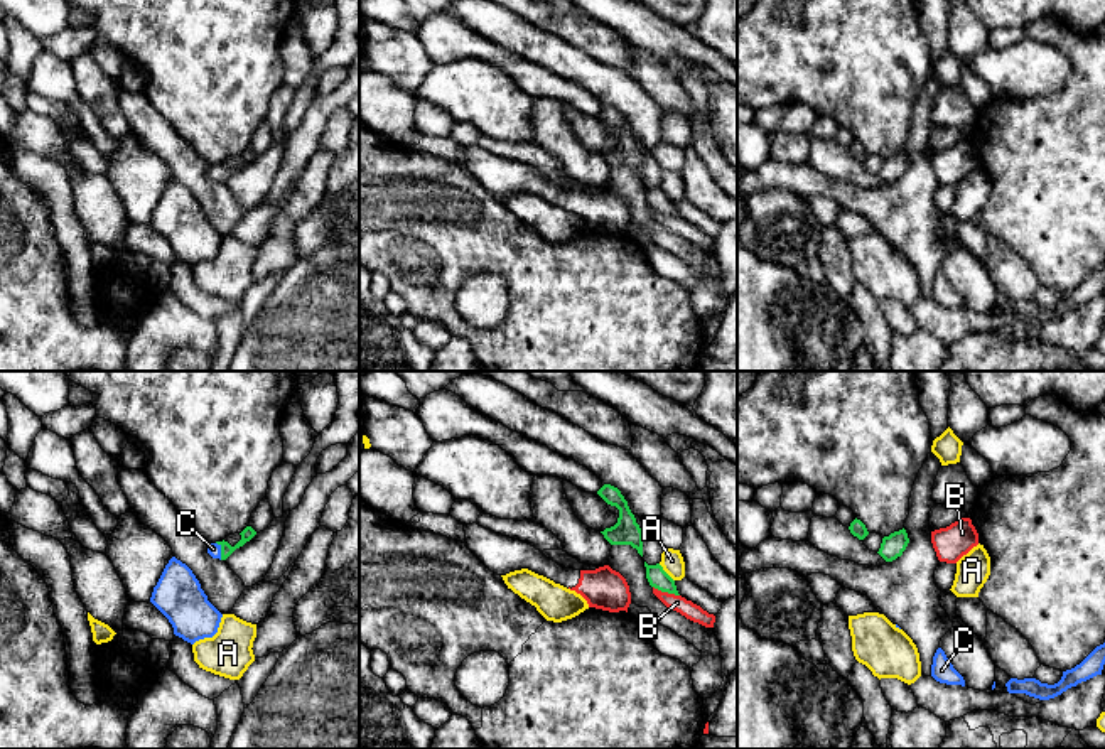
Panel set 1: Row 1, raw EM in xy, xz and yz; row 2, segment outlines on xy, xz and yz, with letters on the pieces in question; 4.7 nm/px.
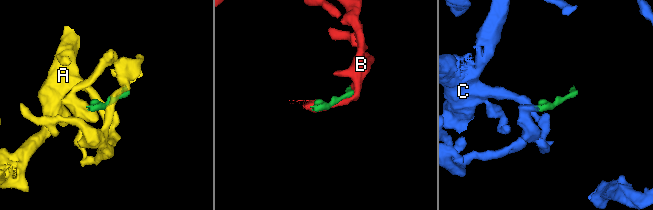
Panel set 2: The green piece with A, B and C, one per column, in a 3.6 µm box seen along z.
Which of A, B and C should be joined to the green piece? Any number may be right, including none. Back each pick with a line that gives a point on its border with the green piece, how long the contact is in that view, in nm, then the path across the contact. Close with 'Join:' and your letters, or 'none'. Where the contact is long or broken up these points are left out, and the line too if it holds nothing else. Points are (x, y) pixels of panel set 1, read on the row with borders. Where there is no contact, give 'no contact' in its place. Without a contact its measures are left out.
C: meets green in xy at (221, 550); contact 90 nm long; runs through xy (248, 532), (233, 549), (221, 550), (213, 549)
Join: C

